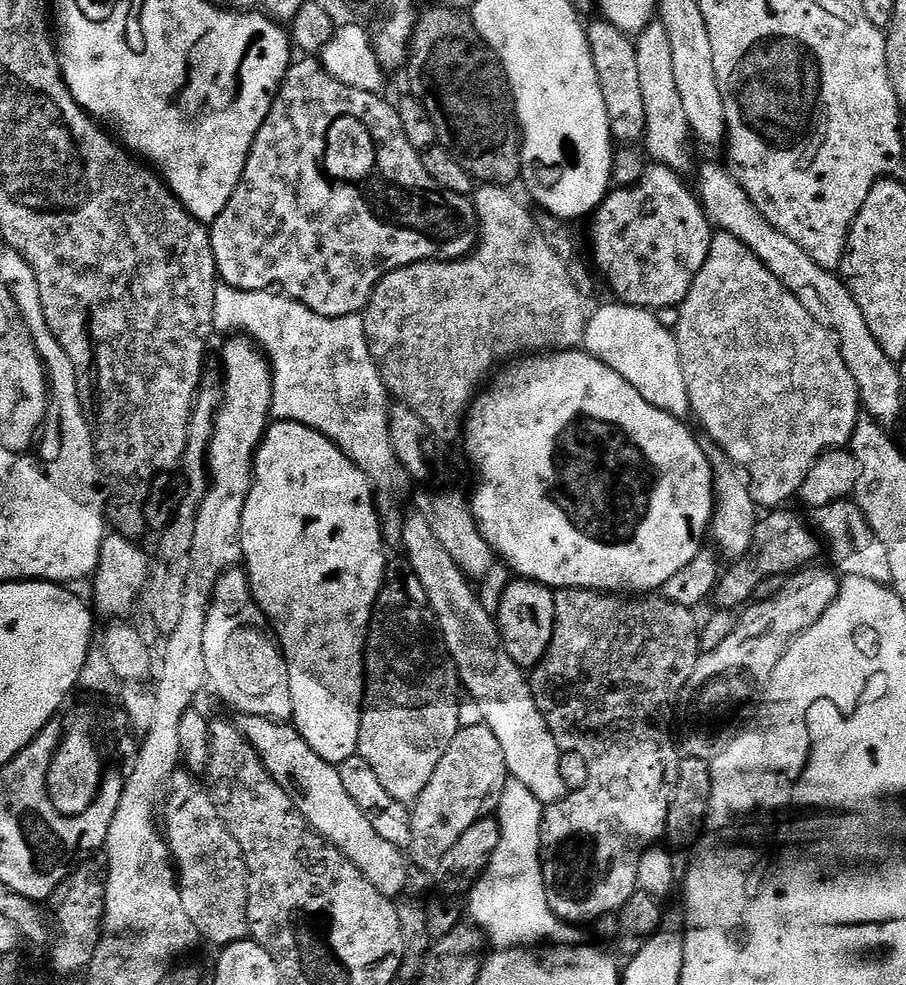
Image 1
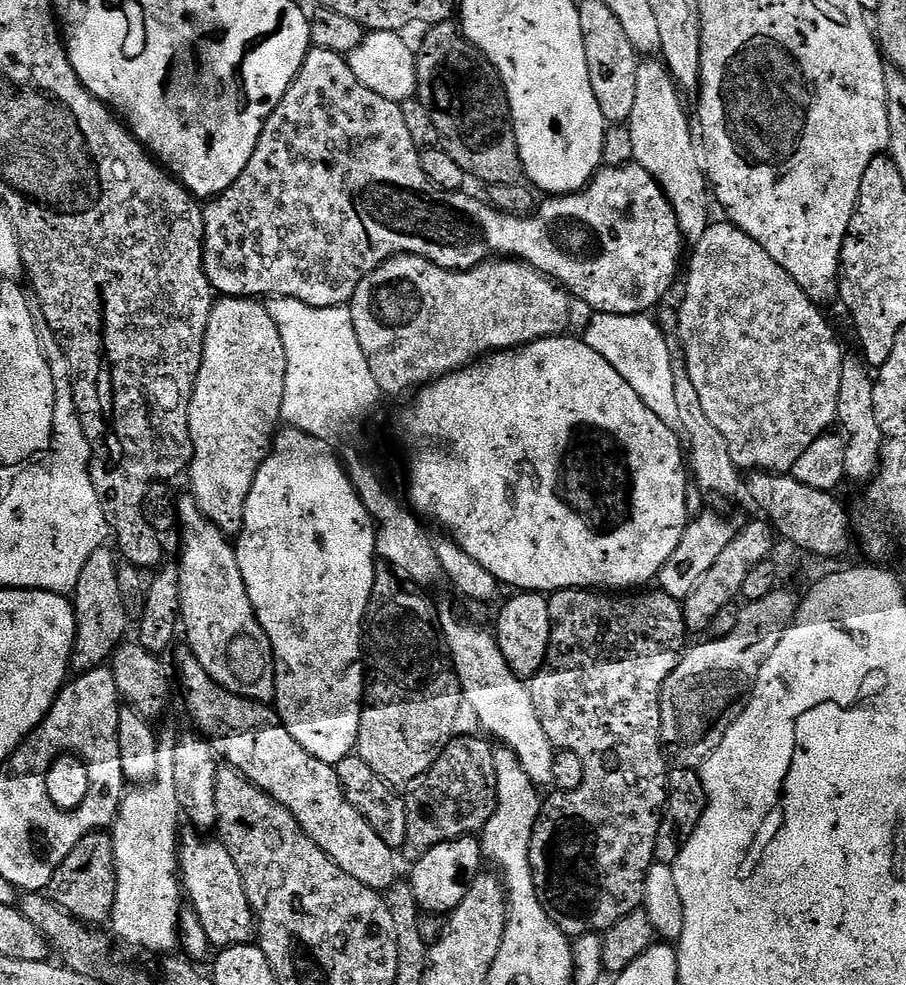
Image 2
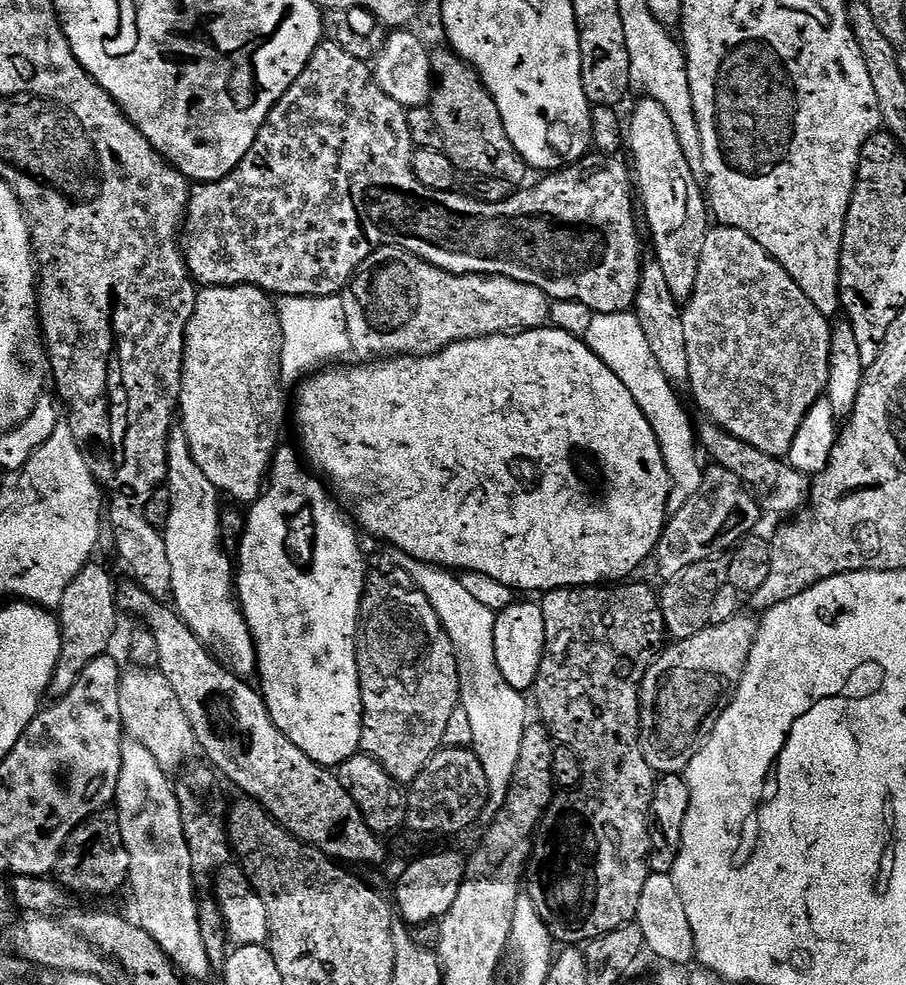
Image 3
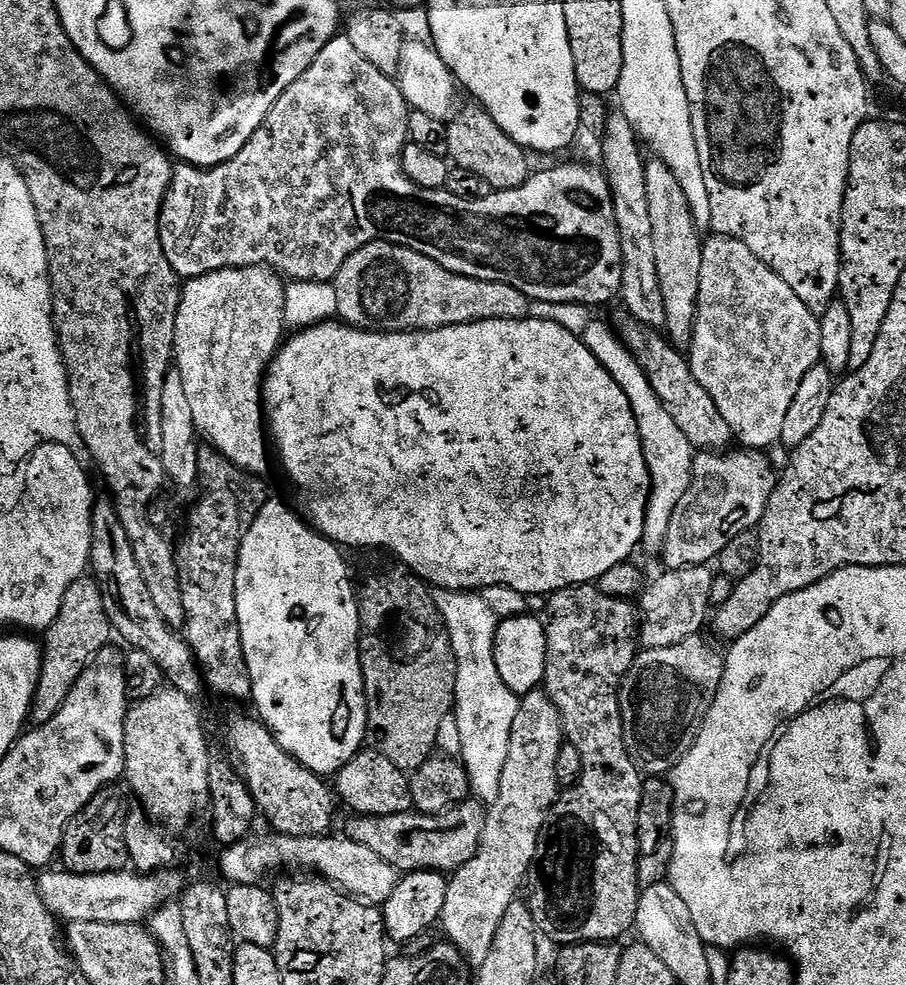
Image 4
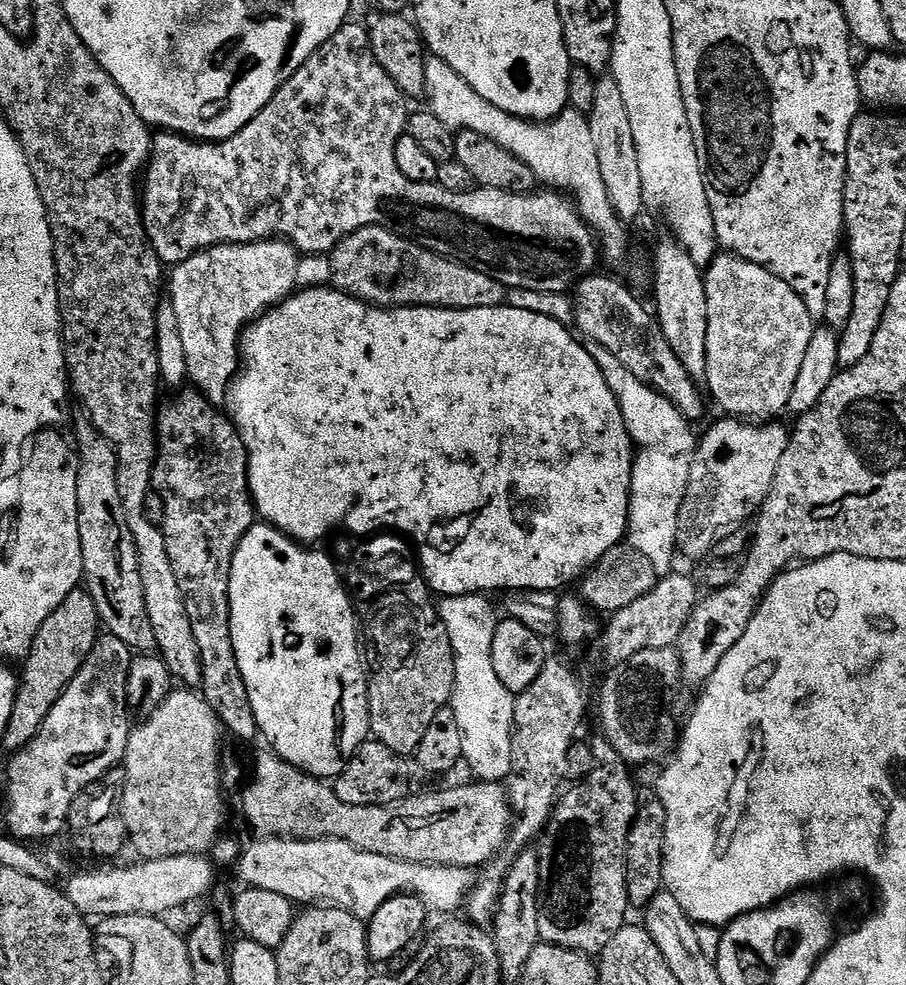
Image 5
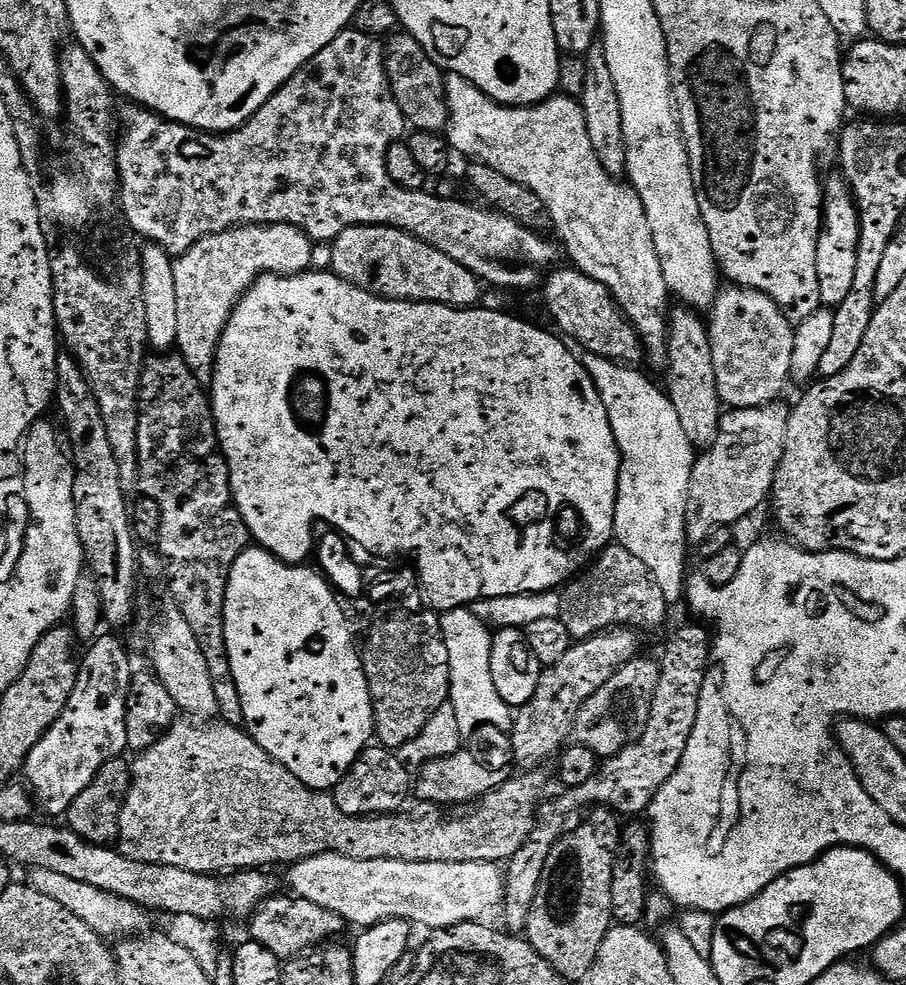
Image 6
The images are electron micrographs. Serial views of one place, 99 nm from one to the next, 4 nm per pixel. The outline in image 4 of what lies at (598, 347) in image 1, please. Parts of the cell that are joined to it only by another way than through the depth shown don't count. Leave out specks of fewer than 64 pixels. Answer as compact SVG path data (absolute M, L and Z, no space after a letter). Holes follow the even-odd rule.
M592 320L582 331L584 345L598 358L598 362L612 375L614 382L622 386L626 398L630 398L630 406L636 415L648 469L652 475L652 493L648 499L646 522L644 523L643 547L659 553L666 542L666 530L670 530L670 518L674 518L674 510L678 510L678 502L682 502L686 490L690 490L692 481L692 462L694 449L692 443L678 428L678 422L670 416L670 410L662 404L654 386L650 386L650 378L638 366L630 350L620 341L611 327L608 328L600 320Z

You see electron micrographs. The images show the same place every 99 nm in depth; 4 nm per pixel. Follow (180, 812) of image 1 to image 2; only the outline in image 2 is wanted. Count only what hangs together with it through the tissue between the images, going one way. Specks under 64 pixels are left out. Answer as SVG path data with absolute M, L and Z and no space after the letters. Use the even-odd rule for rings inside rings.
M219 839L183 841L182 851L178 856L178 872L182 877L182 892L190 903L191 911L198 914L202 922L202 930L206 930L206 938L213 949L223 950L239 944L253 943L257 935L256 918L252 915L252 903L246 898L246 886L242 886L242 874L238 866L234 866L234 858L230 858L230 850L220 843Z

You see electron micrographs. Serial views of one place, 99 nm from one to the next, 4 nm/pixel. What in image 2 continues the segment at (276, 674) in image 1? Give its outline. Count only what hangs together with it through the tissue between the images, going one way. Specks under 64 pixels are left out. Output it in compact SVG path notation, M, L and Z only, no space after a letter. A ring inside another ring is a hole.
M191 494L181 495L178 500L178 528L184 531L184 541L180 544L180 565L178 571L180 574L180 582L178 591L180 593L180 611L179 619L182 621L182 632L188 635L186 640L187 647L192 649L193 654L198 658L198 662L206 670L206 674L210 674L210 678L214 678L216 684L220 684L226 690L230 690L239 696L245 696L248 700L258 700L261 702L272 702L276 699L276 670L278 661L276 655L272 652L270 646L270 638L266 638L266 630L262 630L262 626L256 620L254 614L254 606L250 606L250 594L246 594L246 582L242 582L242 570L238 570L238 558L236 557L235 547L230 543L229 537L221 532L218 528L213 528L208 520L202 514L202 510L198 506L195 496Z

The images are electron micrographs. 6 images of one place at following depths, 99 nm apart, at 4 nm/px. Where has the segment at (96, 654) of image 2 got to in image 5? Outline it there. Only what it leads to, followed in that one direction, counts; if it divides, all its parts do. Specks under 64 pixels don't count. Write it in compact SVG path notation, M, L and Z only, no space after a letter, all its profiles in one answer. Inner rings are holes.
M83 587L75 588L42 626L42 630L34 638L32 648L22 661L24 673L21 671L18 676L12 720L2 737L2 744L9 748L9 753L19 752L35 738L38 730L42 730L42 724L46 722L50 710L54 710L58 698L62 698L70 682L74 682L78 670L82 670L86 658L94 650L101 635L102 625L94 606L94 598L90 598Z

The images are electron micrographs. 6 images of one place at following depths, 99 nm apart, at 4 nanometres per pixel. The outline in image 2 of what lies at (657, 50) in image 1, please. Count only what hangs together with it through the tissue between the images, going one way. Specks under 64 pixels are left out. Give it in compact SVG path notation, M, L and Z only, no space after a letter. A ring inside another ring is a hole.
M656 58L645 59L638 66L634 110L630 112L626 127L633 143L635 163L640 164L642 170L646 170L656 179L678 218L678 226L685 241L695 246L702 238L702 234L706 234L713 219L713 205L710 203L710 185L706 168L702 163L701 153L700 156L696 153L698 140L697 137L696 140L692 137L688 114L680 99L682 94L663 63Z

